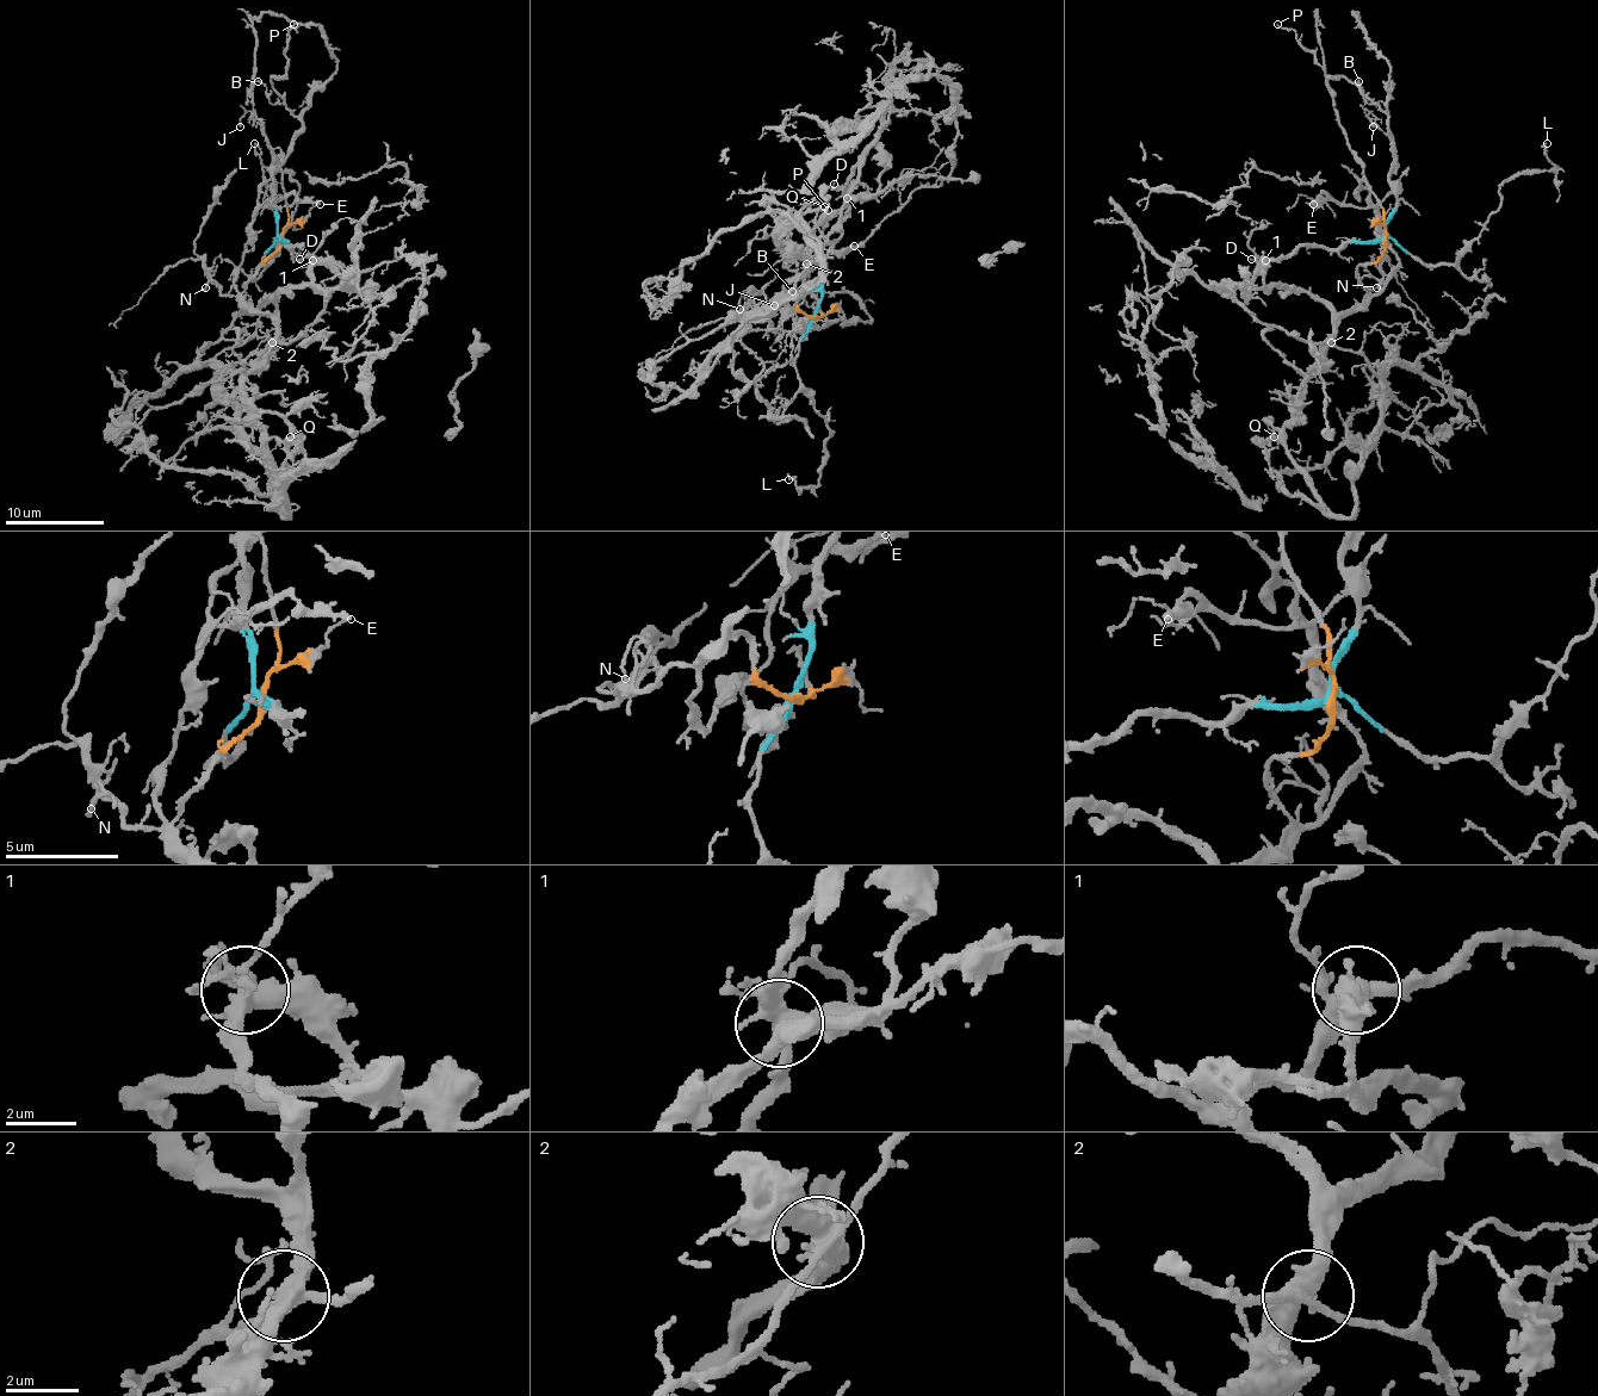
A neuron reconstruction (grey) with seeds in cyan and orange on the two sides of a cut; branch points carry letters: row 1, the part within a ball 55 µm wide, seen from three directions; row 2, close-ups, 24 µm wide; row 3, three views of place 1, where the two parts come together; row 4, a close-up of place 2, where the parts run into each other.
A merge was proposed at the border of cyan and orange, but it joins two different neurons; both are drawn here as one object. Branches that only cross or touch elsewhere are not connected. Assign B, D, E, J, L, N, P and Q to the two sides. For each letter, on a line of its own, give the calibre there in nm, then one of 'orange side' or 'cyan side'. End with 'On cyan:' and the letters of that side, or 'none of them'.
B: calibre 100 nm; cyan side
D: calibre 170 nm; cyan side
E: calibre 240 nm; orange side
J: calibre 150 nm; cyan side
L: calibre 170 nm; cyan side
N: calibre 120 nm; orange side
P: calibre 100 nm; cyan side
Q: calibre 120 nm; orange side
On cyan: B, D, J, L, P

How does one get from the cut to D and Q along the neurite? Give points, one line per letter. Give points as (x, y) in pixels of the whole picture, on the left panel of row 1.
D: (280, 240), (291, 249), (305, 247), (313, 261), (301, 259)
Q: (280, 240), (241, 293), (271, 318), (273, 334), (243, 383), (243, 408), (286, 447), (291, 435)

